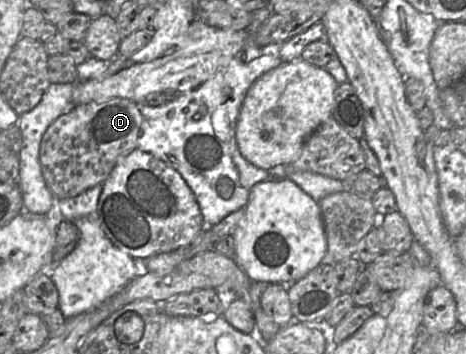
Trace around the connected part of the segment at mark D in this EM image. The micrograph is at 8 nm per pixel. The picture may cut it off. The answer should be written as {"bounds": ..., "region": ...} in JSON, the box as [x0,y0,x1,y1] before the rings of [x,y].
{"bounds":[40,98,143,199],"region":[[[125,98],[79,104],[57,118],[46,130],[40,146],[45,182],[57,199],[75,197],[102,184],[118,162],[137,148],[143,117],[140,105]]]}

